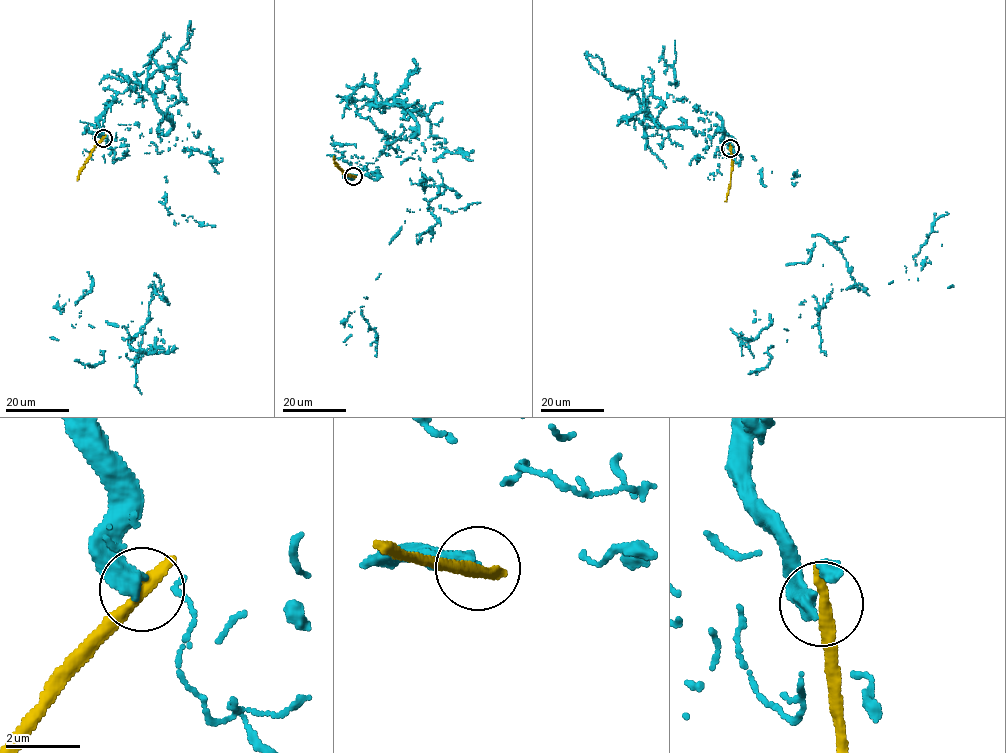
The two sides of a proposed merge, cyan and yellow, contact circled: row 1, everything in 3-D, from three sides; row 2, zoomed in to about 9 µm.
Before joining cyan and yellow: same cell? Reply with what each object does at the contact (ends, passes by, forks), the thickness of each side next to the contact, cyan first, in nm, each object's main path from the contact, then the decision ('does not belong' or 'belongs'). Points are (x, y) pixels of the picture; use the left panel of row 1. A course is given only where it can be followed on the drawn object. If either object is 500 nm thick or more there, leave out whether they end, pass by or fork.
cyan ends; yellow ends; calibres 440 and 400 nm; course cyan (102, 138), (120, 147), (137, 122), (167, 136), (176, 224), (160, 289), (136, 336), (65, 303), (49, 338); course yellow (102, 138), (77, 180); does not belong

